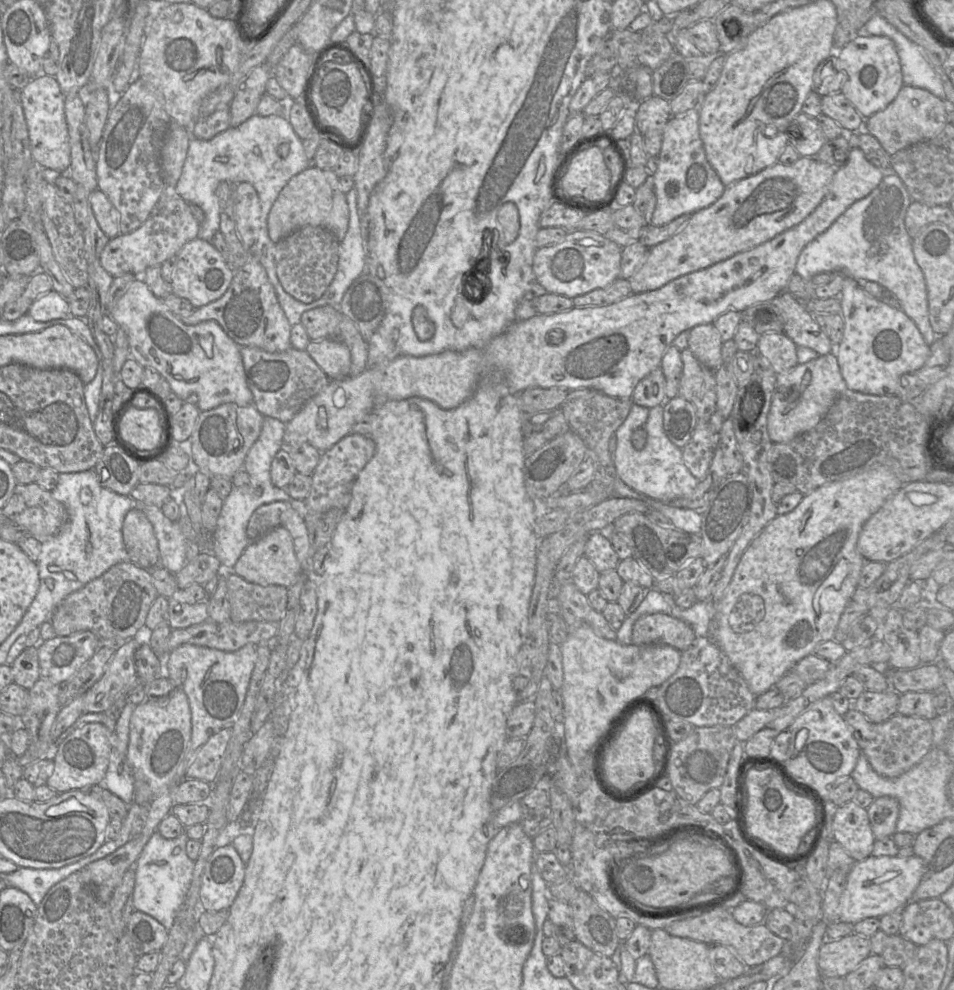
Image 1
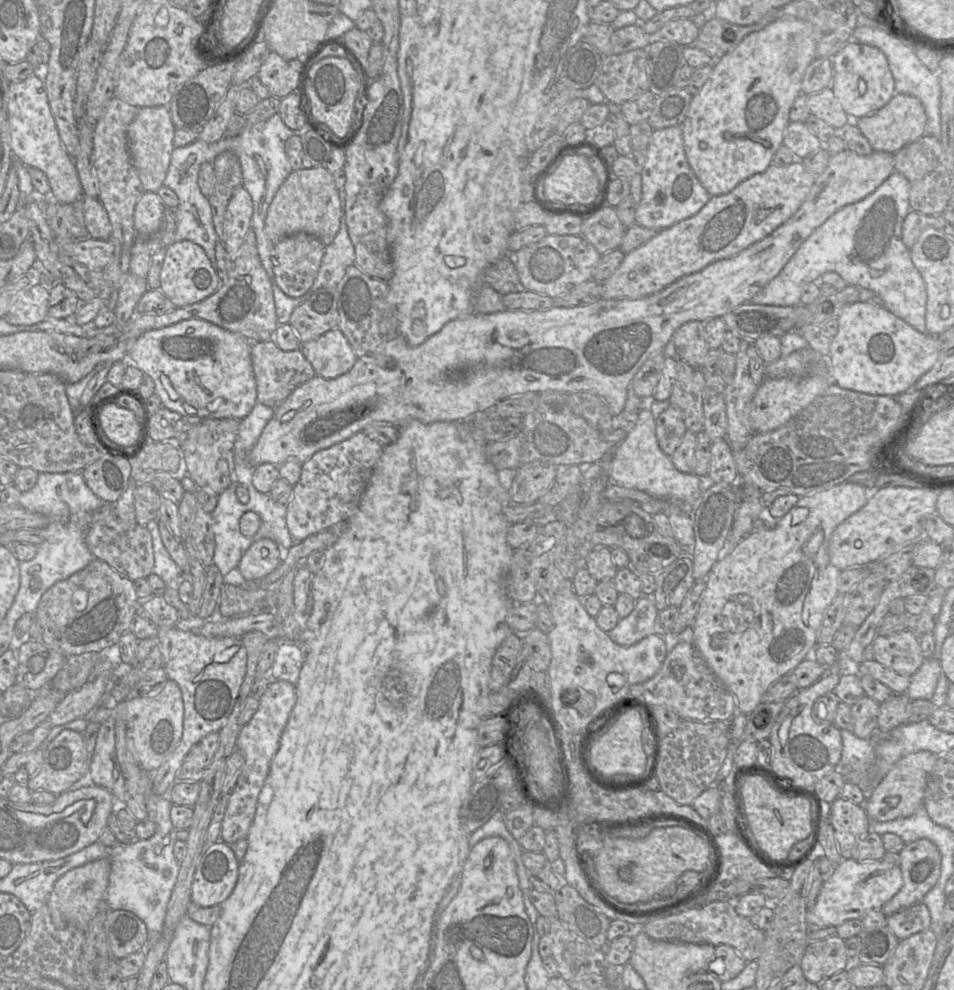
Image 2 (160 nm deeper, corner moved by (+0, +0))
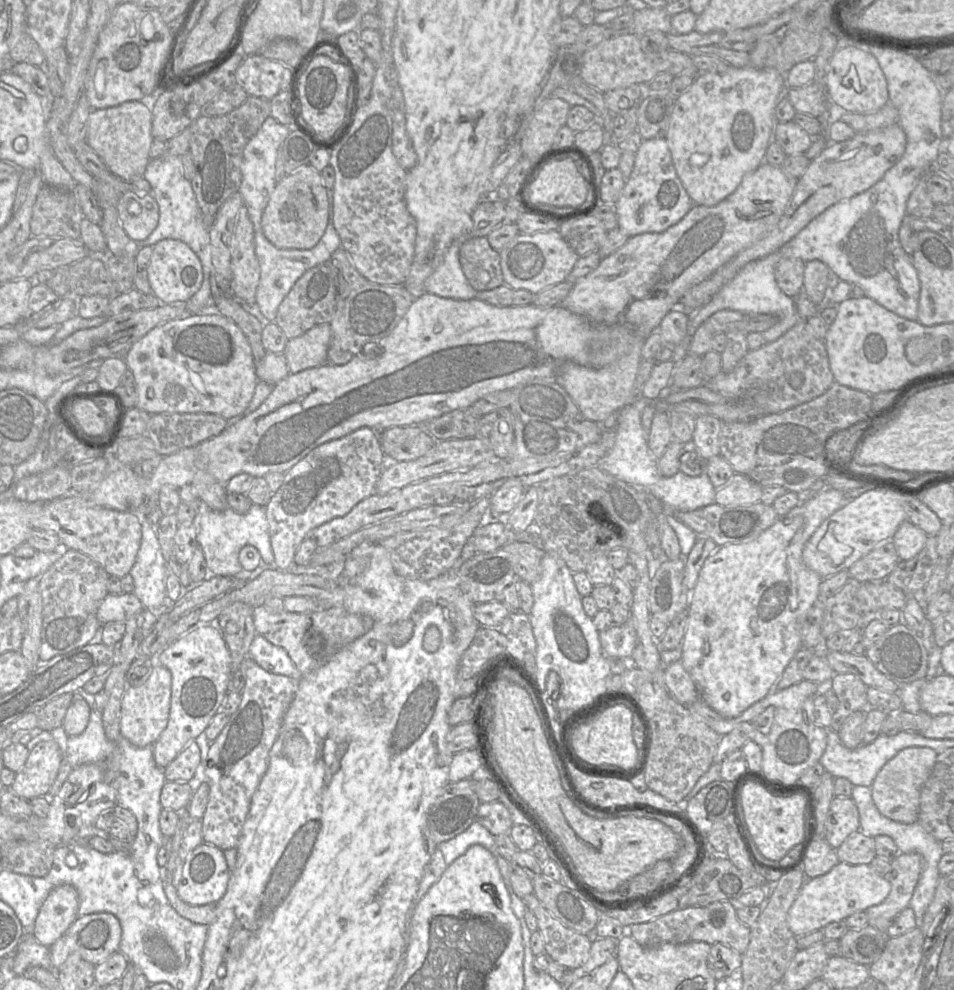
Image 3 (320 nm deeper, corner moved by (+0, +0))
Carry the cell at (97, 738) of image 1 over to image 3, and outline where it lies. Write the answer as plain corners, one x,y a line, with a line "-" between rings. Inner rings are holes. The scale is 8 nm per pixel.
54,740
38,743
30,751
24,767
16,773
9,789
28,801
48,797
63,759
60,748

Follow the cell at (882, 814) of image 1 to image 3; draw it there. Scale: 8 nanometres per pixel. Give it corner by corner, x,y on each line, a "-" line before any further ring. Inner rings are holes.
907,747
881,768
871,790
875,806
882,815
905,824
918,822
921,789
933,769
937,754
929,747

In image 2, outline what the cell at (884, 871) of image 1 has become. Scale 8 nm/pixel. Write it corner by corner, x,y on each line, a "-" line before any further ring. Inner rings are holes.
844,859
826,876
815,906
806,913
808,931
825,927
838,927
845,921
861,919
871,910
880,910
902,888
903,877
900,866
879,861
860,862

